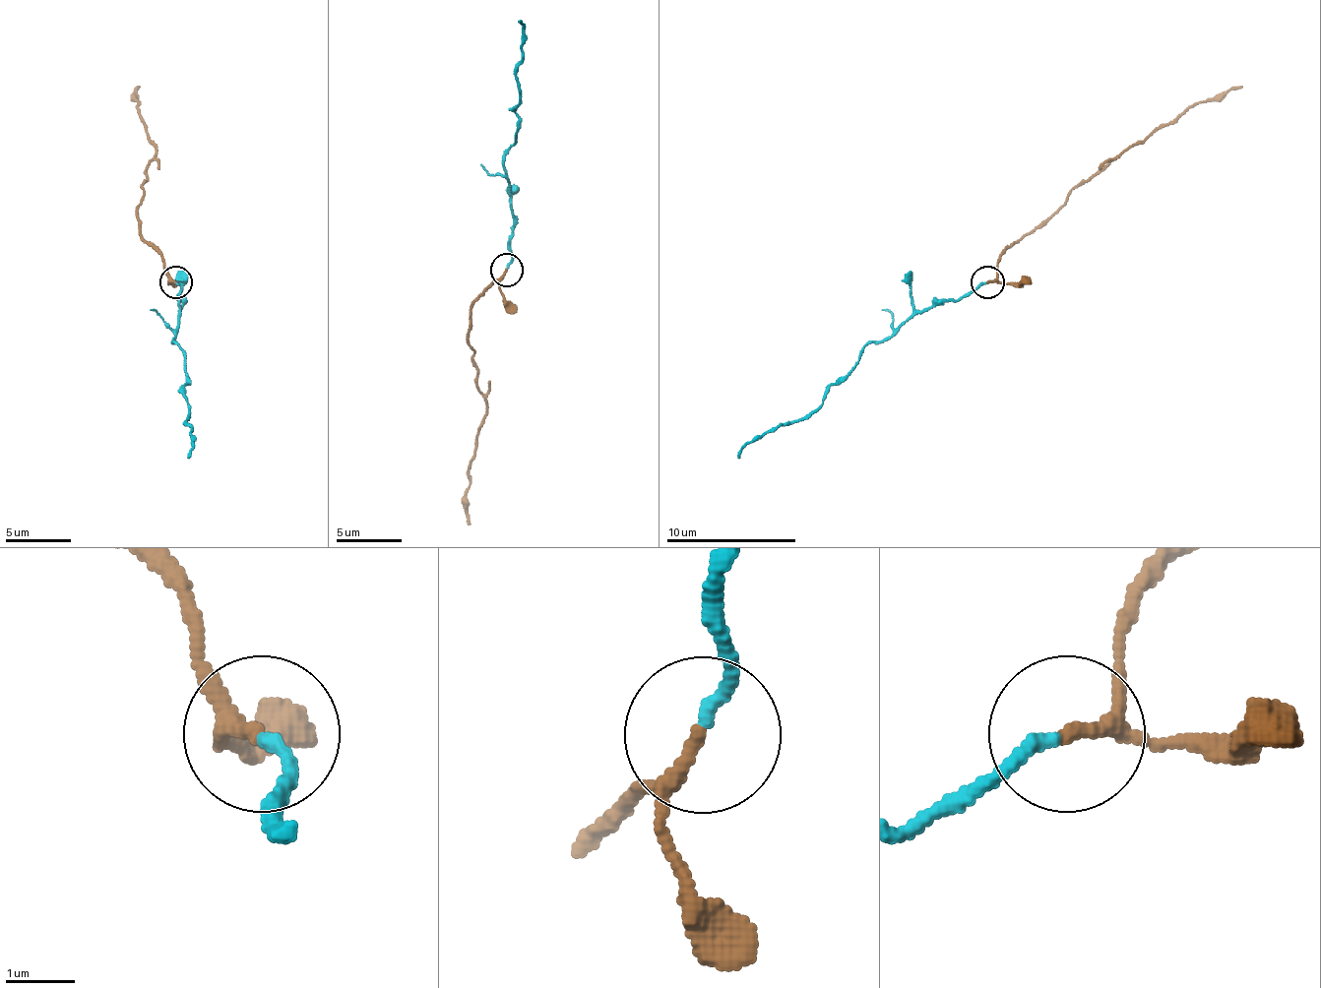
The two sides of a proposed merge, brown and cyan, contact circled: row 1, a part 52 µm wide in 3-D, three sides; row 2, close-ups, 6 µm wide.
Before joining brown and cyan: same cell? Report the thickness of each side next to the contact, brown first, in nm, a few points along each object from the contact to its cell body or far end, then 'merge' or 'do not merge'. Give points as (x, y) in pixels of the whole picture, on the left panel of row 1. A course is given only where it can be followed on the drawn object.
170 nm thick on the brown side, 180 nm on the other; brown runs (175, 281), (168, 275), (165, 258), (139, 232), (146, 167), (156, 151), (136, 98), (139, 86); cyan runs (175, 281), (182, 310), (172, 339), (185, 359), (188, 411), (185, 421), (191, 434), (188, 458); merge

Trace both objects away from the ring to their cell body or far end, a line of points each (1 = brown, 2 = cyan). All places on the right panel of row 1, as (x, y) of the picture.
1: (988, 281), (998, 275), (998, 258), (1040, 229), (1076, 187), (1194, 105), (1242, 86)
2: (985, 281), (956, 300), (913, 310), (887, 337), (874, 339), (812, 411), (757, 434), (737, 458)

